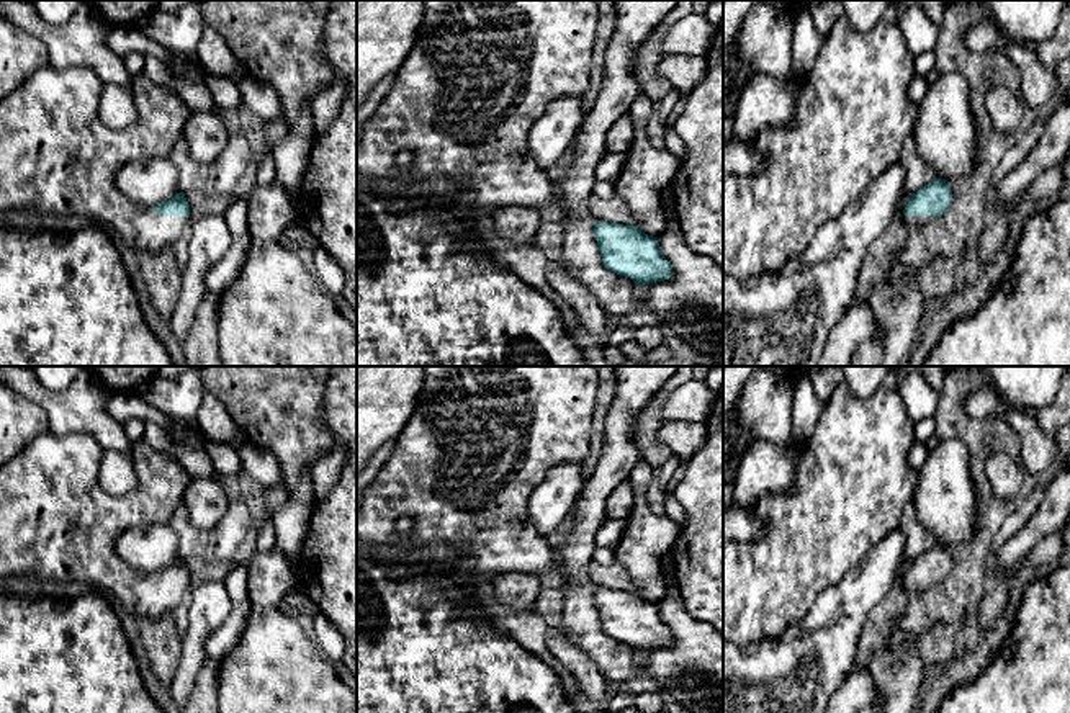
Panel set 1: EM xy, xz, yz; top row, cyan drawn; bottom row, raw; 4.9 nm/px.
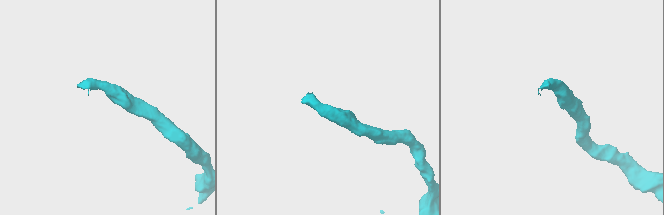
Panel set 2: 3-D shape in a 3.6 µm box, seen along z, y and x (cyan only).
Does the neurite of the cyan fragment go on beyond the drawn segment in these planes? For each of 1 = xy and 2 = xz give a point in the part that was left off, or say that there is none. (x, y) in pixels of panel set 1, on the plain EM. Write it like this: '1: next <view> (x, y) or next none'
1: next xy (56, 522)
2: next none

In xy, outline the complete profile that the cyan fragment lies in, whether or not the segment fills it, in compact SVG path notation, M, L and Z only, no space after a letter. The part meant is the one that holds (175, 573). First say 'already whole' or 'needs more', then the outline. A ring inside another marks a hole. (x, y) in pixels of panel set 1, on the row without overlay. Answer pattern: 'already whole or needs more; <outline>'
needs more; M44 433L0 468L0 577L36 576L61 584L77 582L83 590L118 600L136 618L160 618L173 613L188 597L190 571L183 559L152 576L131 567L116 553L118 538L133 527L167 525L173 512L183 505L191 481L190 473L169 453L152 448L144 438L133 442L131 461L137 486L126 496L111 496L98 479L105 448L87 433L57 437Z

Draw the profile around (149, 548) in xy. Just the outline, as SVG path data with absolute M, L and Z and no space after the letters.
M169 525L133 527L118 538L116 553L131 567L152 576L180 559L178 536Z

